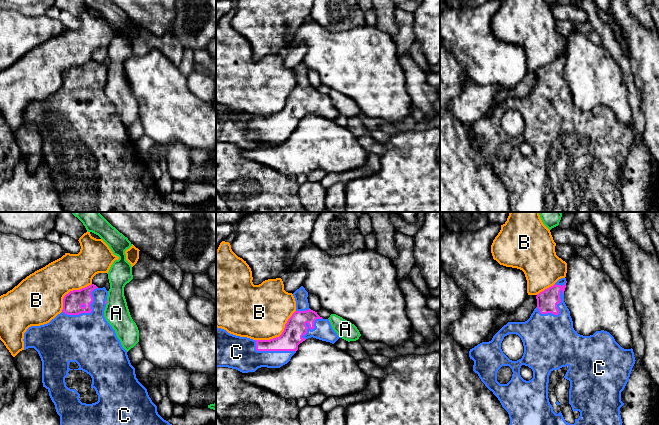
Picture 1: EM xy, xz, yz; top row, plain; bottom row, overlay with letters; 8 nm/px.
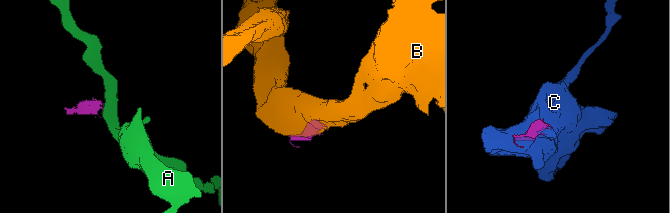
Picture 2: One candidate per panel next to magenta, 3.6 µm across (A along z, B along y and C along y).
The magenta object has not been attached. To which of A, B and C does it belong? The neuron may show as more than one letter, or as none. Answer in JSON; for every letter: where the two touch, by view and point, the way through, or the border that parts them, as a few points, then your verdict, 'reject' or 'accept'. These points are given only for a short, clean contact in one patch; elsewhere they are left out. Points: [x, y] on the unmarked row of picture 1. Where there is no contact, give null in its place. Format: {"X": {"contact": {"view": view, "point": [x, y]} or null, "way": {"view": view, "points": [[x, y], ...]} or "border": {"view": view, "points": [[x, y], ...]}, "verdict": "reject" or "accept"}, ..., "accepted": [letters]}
{"A": {"contact": {"view": "xy", "point": [106, 78]}, "border": {"view": "xy", "points": [[107, 76], [106, 80]]}, "verdict": "reject"}, "B": {"contact": {"view": "xz", "point": [280, 111]}, "verdict": "reject"}, "C": {"contact": {"view": "xy", "point": [88, 88]}, "verdict": "accept"}, "accepted": ["C"]}

